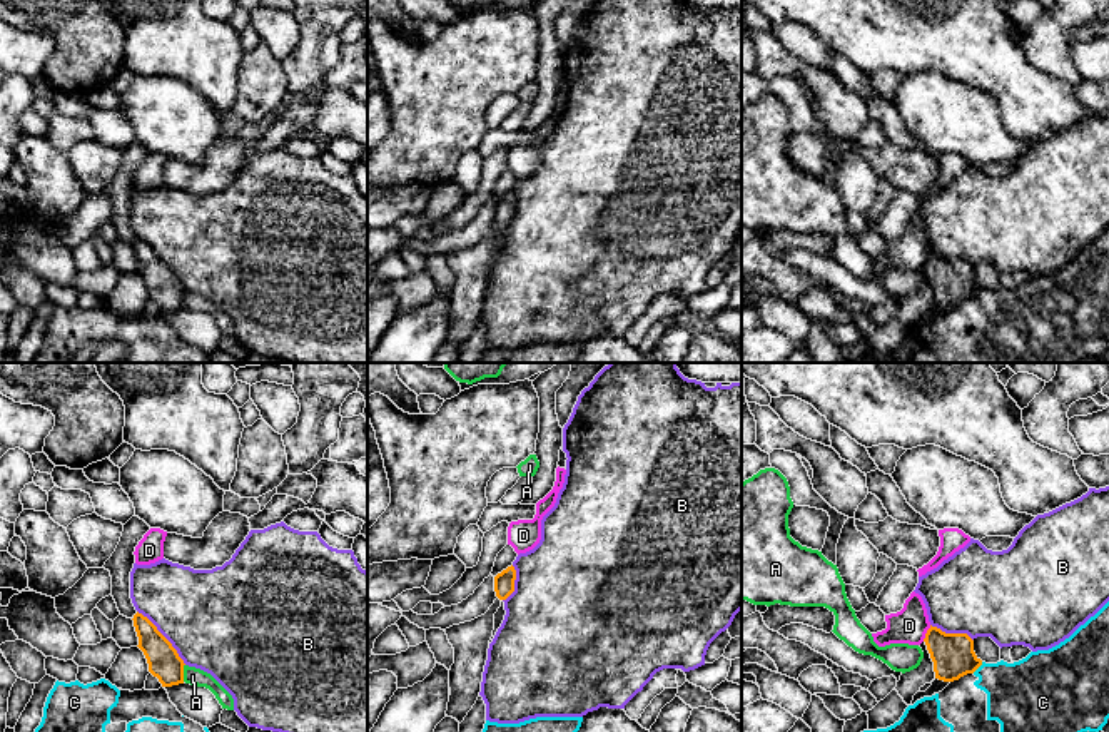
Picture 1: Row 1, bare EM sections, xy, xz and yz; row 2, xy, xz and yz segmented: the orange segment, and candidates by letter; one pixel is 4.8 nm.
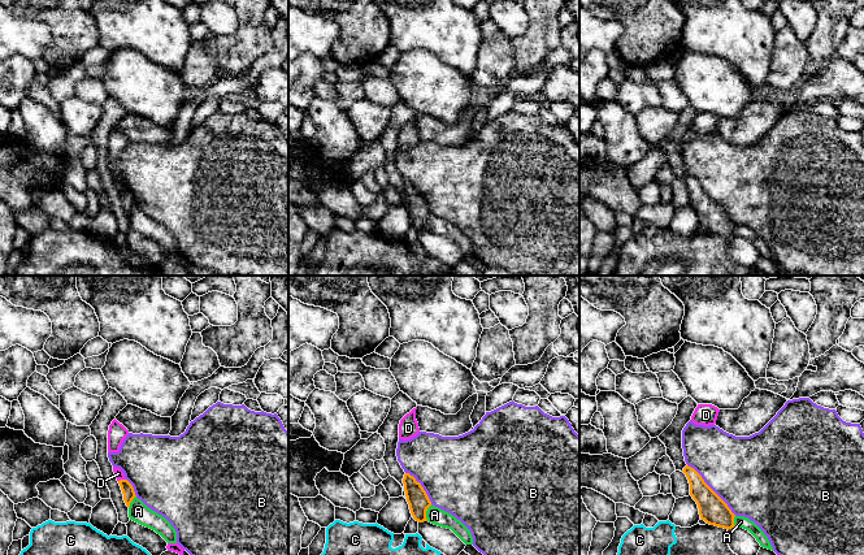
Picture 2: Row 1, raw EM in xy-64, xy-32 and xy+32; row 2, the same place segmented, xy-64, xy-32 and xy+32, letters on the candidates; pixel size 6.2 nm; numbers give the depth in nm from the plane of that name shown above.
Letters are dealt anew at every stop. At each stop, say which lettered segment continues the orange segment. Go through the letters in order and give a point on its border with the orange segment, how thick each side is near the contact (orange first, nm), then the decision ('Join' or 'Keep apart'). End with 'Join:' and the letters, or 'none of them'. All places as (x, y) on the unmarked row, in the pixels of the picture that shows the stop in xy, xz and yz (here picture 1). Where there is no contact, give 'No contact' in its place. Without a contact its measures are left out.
A: Touches orange at xy (182, 298). Thickness 160 nm (orange) against 90 nm. Keep apart
B: Touches orange at xy (164, 263). Thickness 160 nm (orange) against 460 nm. Keep apart
C: Touches orange at yz (977, 293). Thickness 200 nm (orange) against 320 nm. Keep apart
D: Touches orange at yz (926, 259). Thickness 200 nm (orange) against 170 nm. Keep apart
Join: none of them

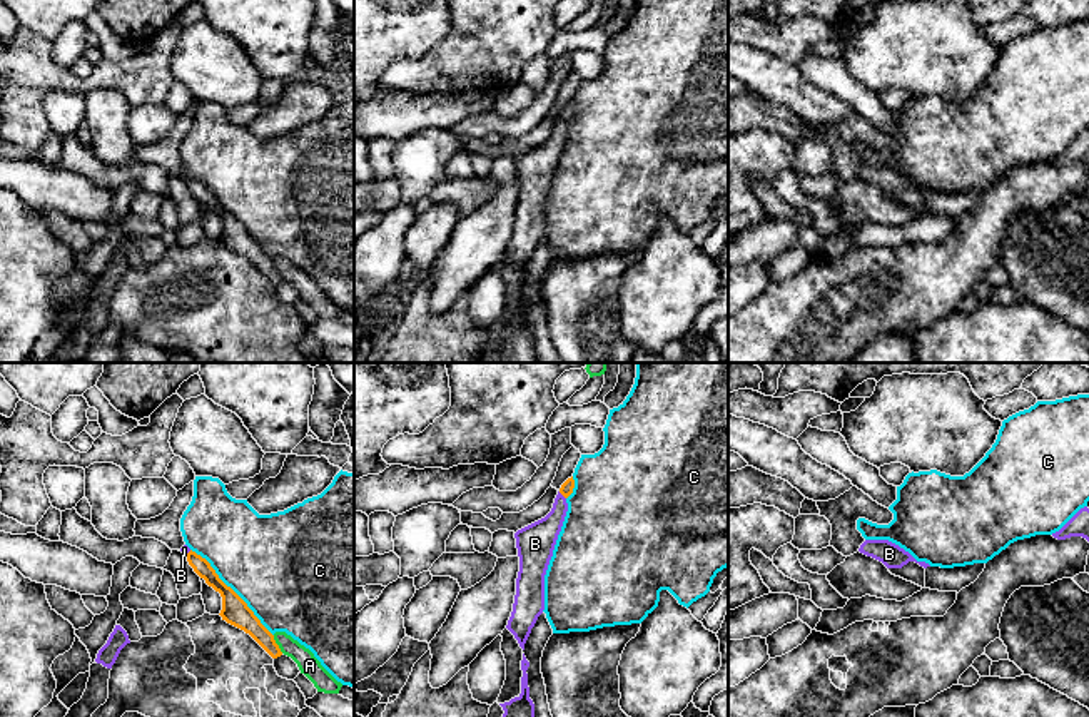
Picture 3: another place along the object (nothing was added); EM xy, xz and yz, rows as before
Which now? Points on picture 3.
A: Touches orange at xy (276, 269). Thickness 130 nm (orange) against 100 nm. Keep apart
B: Touches orange at xz (562, 119). Thickness 60 nm (orange) against 160 nm. Join
C: Touches orange at xy (232, 216). Thickness 130 nm (orange) against 480 nm. Keep apart
Join: B

